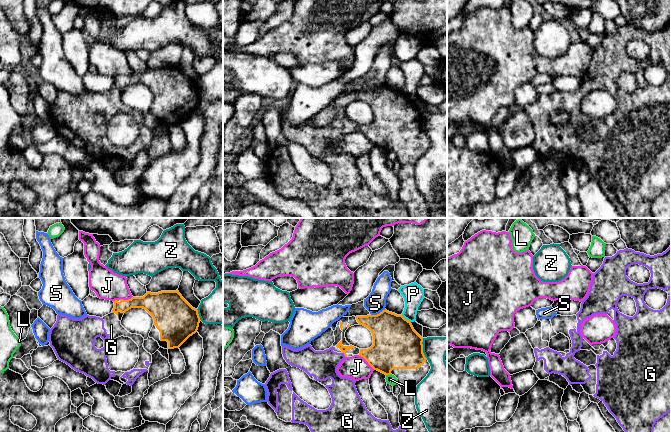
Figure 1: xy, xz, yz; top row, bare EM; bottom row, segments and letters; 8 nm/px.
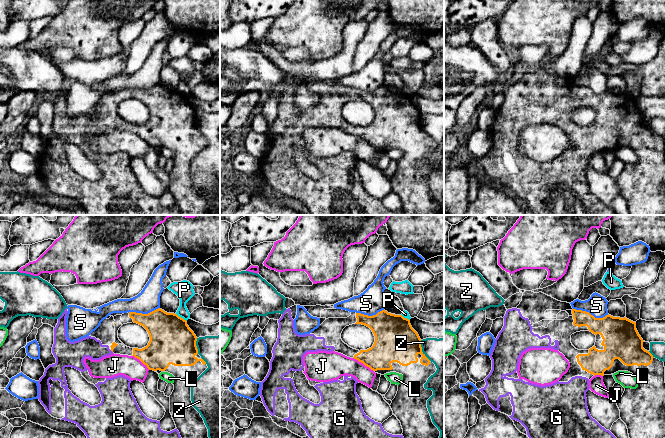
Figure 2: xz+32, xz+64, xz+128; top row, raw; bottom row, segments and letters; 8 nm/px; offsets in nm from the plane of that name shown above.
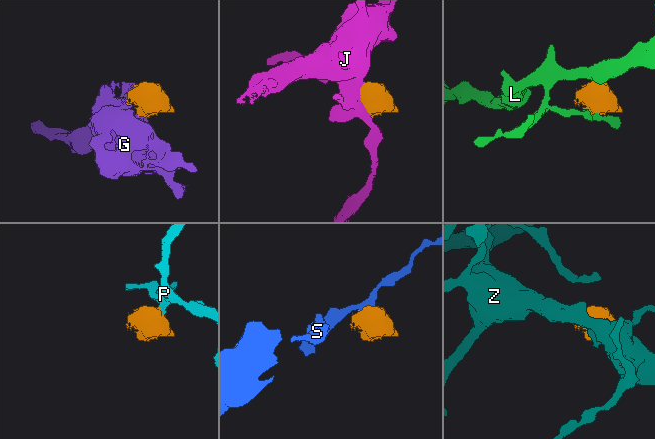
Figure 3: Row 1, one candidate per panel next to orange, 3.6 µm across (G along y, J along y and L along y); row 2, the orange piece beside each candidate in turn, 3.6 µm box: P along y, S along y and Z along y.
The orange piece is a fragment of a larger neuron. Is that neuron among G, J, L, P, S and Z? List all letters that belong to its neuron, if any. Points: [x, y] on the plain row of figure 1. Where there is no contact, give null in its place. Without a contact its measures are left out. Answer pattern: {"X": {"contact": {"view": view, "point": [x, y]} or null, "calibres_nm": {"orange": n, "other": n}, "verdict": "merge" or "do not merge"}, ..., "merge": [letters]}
{"G": {"contact": {"view": "xz", "point": [344, 130]}, "calibres_nm": {"orange": 50, "other": 240}, "verdict": "merge"}, "J": {"contact": {"view": "xz", "point": [366, 136]}, "calibres_nm": {"orange": 360, "other": 190}, "verdict": "do not merge"}, "L": {"contact": {"view": "xz", "point": [388, 150]}, "calibres_nm": {"orange": 380, "other": 80}, "verdict": "do not merge"}, "P": {"contact": {"view": "xz", "point": [406, 95]}, "calibres_nm": {"orange": 380, "other": 170}, "verdict": "do not merge"}, "S": {"contact": {"view": "xz", "point": [379, 89]}, "calibres_nm": {"orange": 360, "other": 160}, "verdict": "do not merge"}, "Z": {"contact": {"view": "xz", "point": [422, 125]}, "calibres_nm": {"orange": 380, "other": 190}, "verdict": "do not merge"}, "merge": ["G"]}

